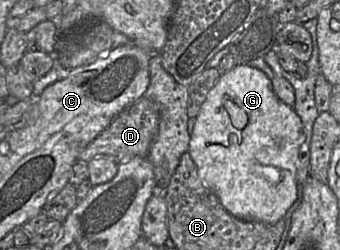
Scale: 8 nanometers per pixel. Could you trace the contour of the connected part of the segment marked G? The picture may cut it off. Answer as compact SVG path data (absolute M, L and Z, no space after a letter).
M236 65L220 78L209 91L206 100L195 118L193 131L190 135L188 153L193 160L198 175L203 183L217 196L222 207L233 217L245 221L259 221L266 224L274 224L283 219L286 211L296 201L298 195L298 180L296 178L296 166L301 144L305 137L302 132L301 119L292 107L280 101L275 95L271 80L260 70L247 66Z

